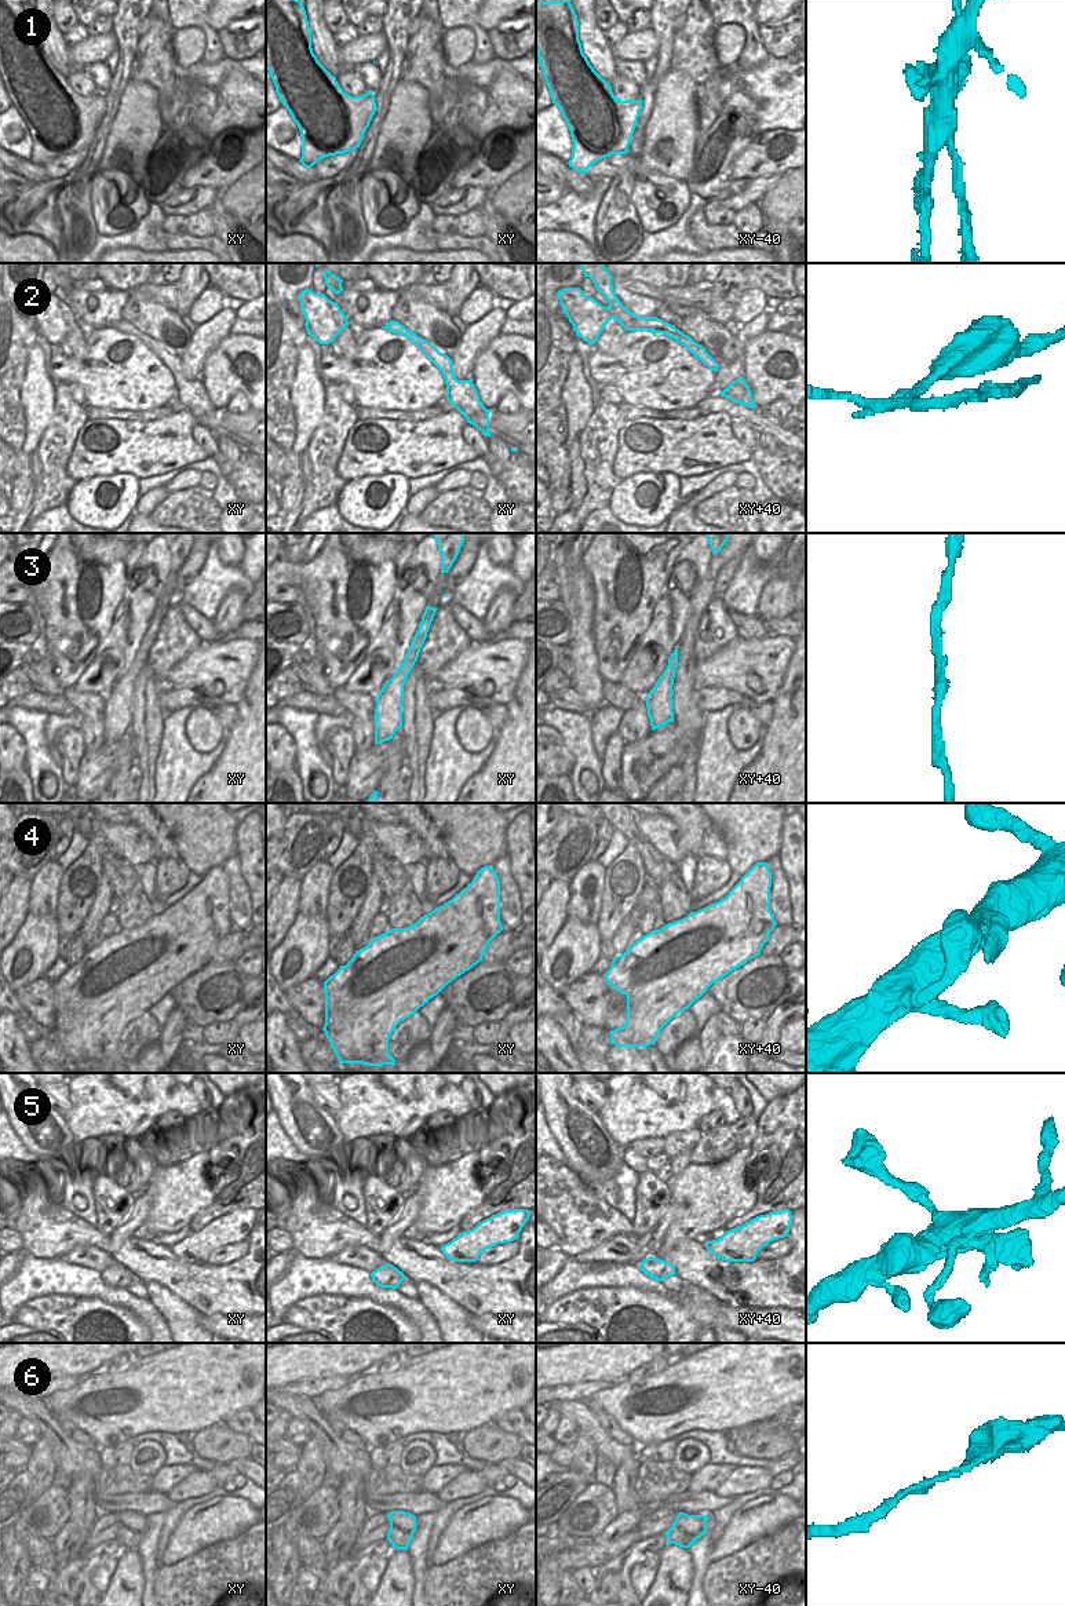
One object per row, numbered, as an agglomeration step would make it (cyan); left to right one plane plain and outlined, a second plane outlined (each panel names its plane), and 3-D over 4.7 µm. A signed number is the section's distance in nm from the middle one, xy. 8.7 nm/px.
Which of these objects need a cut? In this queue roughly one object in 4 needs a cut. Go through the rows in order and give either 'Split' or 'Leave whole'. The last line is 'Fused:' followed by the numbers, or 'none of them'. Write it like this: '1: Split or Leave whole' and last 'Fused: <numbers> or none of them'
1: Split
2: Split
3: Leave whole
4: Leave whole
5: Leave whole
6: Leave whole
Fused: 1, 2.

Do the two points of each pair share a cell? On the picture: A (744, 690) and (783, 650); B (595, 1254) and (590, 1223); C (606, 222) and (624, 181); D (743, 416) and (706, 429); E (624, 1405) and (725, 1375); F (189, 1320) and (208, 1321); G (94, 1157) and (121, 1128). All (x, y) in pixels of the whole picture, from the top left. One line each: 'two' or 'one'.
A: one
B: two
C: one
D: two
E: one
F: two
G: two

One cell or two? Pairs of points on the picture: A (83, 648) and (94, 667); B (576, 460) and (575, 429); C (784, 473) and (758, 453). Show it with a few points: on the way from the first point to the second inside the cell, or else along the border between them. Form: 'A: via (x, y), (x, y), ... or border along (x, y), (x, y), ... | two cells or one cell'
A: border along (95, 654), (75, 686) | two cells
B: border along (577, 437), (566, 442) | two cells
C: via (777, 470), (765, 460) | one cell

